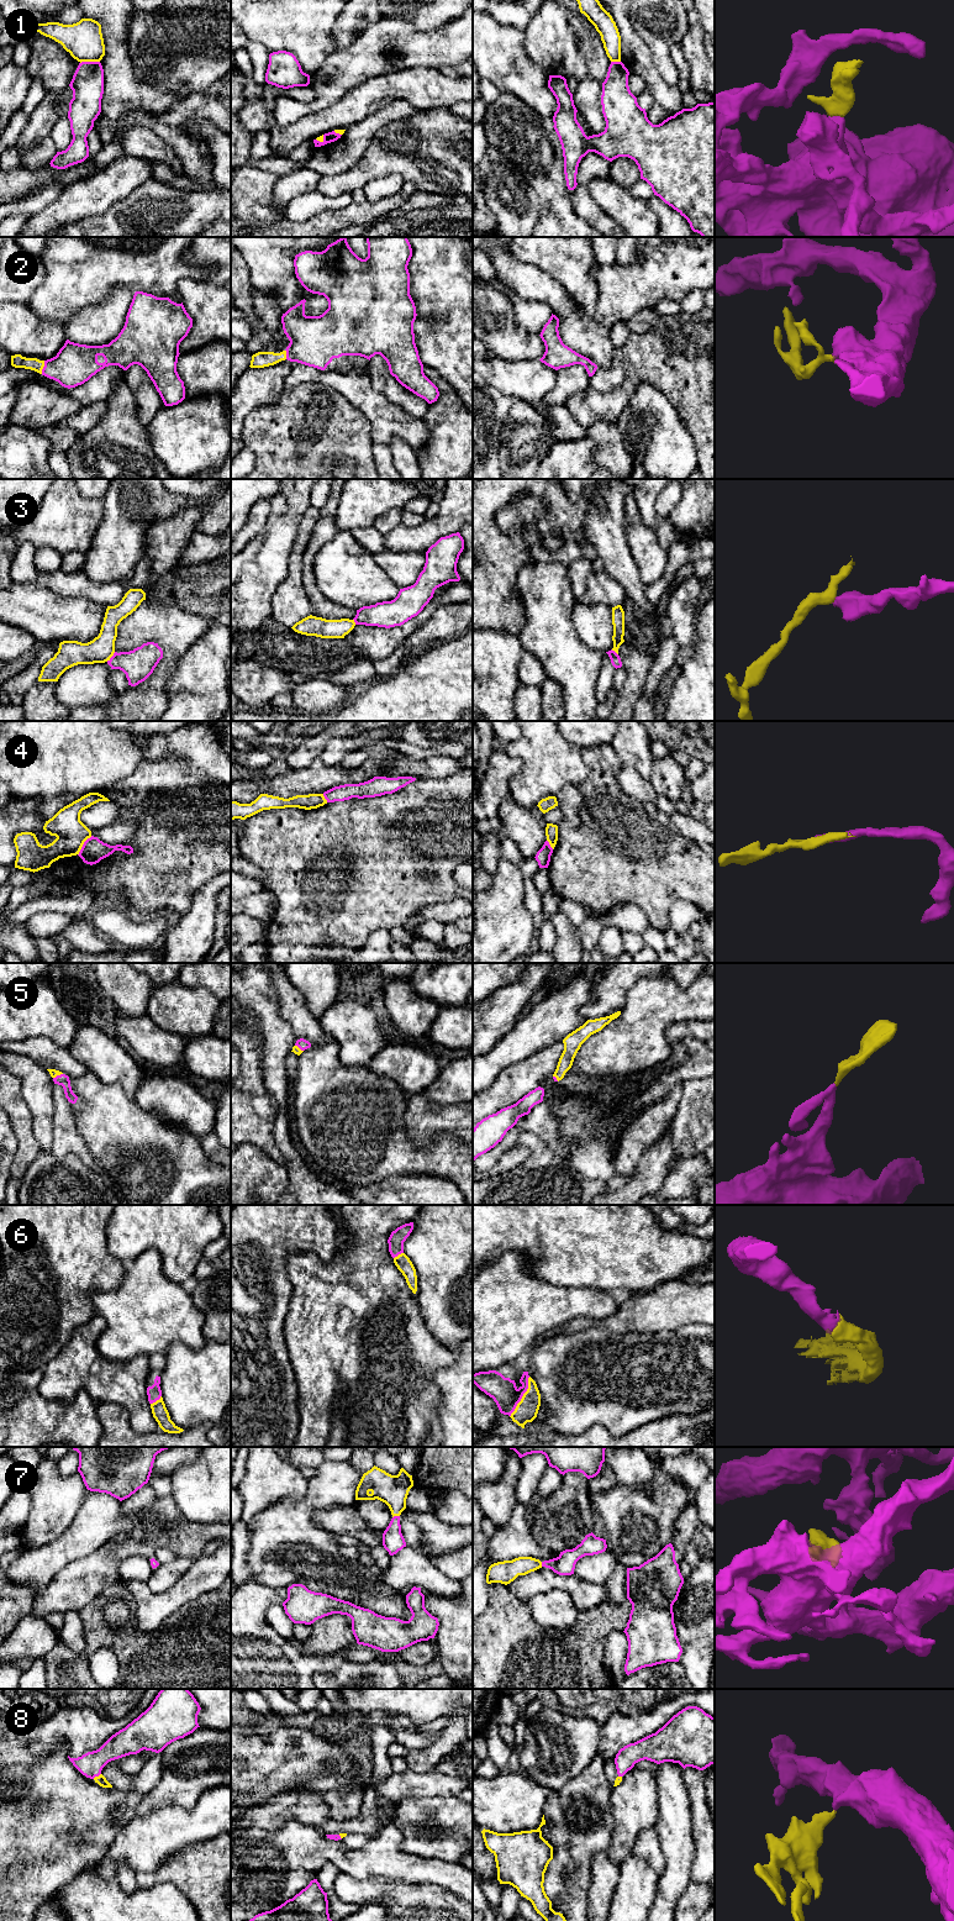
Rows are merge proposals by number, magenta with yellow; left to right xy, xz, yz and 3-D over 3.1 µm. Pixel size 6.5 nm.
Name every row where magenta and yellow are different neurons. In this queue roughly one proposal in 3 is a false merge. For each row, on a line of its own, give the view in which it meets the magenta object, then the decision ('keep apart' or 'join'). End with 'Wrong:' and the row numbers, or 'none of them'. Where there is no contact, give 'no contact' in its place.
1: xy | keep apart
2: xy | join
3: xy | keep apart
4: xy | keep apart
5: xy | join
6: yz | join
7: xz | join
8: xy | join
Wrong: 1, 3, 4

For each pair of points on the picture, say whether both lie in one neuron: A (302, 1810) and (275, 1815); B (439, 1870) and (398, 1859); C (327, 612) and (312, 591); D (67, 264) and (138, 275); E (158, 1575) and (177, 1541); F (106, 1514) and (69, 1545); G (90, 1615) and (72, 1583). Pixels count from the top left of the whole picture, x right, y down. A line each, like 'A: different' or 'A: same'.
A: same
B: same
C: same
D: same
E: different
F: same
G: different

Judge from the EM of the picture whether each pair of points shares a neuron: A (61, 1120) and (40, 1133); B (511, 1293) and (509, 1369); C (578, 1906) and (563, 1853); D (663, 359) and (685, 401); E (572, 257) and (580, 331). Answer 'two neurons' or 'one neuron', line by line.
A: two neurons
B: two neurons
C: one neuron
D: one neuron
E: two neurons

